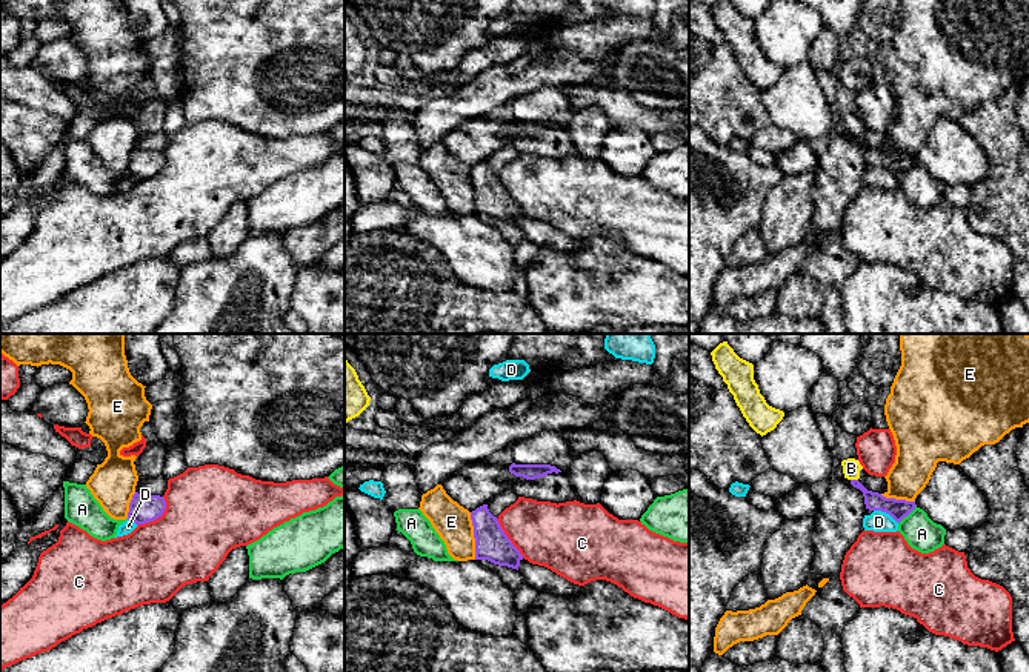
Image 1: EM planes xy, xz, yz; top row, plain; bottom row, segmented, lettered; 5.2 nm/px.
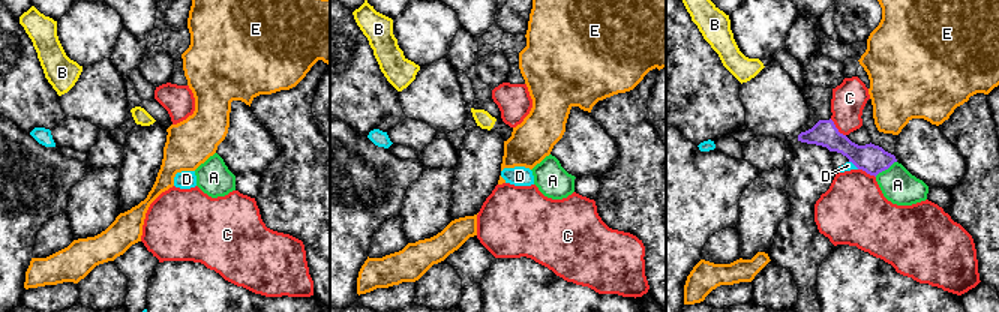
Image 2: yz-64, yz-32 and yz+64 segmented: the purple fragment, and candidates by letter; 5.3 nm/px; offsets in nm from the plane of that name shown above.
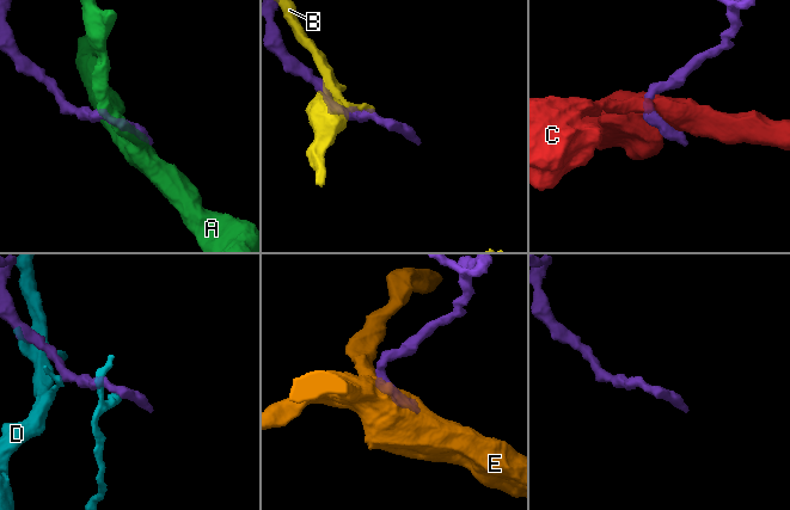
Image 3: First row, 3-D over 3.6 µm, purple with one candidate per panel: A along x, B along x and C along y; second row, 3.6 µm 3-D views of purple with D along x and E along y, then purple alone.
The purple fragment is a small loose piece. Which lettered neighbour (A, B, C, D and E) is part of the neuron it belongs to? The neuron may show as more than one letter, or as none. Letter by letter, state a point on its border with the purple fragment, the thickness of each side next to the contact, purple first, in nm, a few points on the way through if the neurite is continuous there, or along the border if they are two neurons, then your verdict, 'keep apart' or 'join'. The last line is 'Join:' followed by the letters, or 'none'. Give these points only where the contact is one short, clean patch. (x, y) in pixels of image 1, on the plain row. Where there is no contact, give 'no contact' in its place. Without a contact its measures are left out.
A: meets purple in yz at (908, 169); 100 nm thick on the purple side, 180 nm on the other; keep apart
B: meets purple in yz at (854, 136); 100 nm thick on the purple side, 100 nm on the other; keep apart
C: meets purple in xy at (157, 172); 150 nm thick on the purple side, 440 nm on the other; keep apart
D: meets purple in yz at (886, 168); 100 nm thick on the purple side, 110 nm on the other; keep apart
E: meets purple in xz at (474, 191); 180 nm thick on the purple side, 190 nm on the other; border along xz (469, 168), (476, 214); keep apart
Join: none

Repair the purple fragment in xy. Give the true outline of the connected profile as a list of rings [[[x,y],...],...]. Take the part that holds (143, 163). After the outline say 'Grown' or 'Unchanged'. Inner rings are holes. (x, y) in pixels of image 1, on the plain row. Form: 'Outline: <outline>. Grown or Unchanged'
Outline: [[[135,148],[129,158],[128,175],[137,181],[157,175],[163,171],[166,157],[160,151],[148,151]]]. Unchanged

